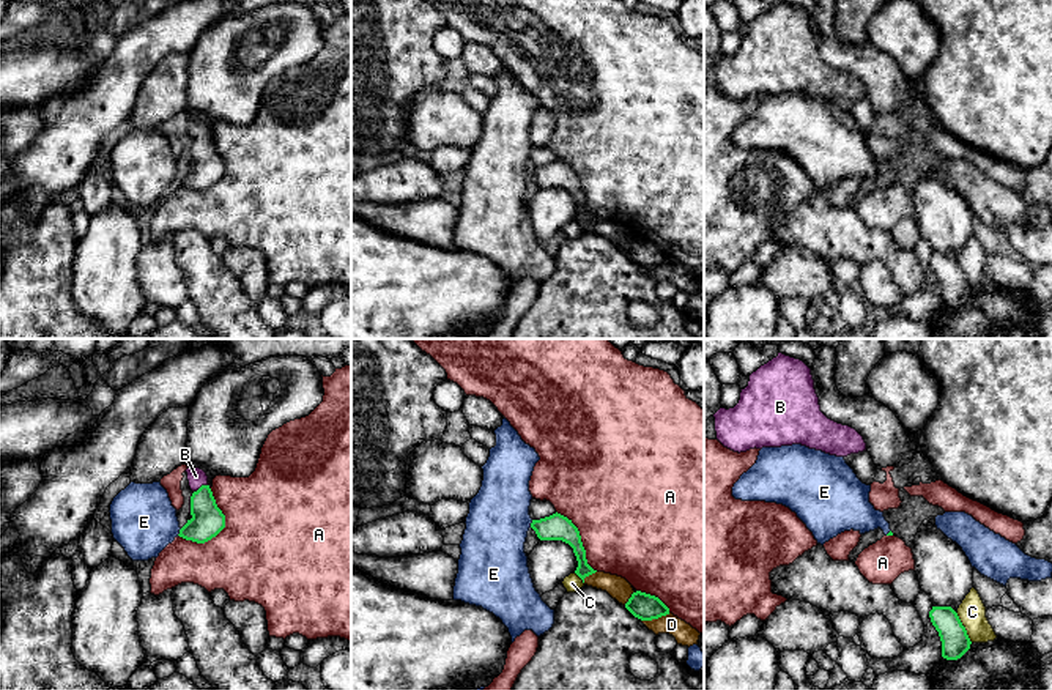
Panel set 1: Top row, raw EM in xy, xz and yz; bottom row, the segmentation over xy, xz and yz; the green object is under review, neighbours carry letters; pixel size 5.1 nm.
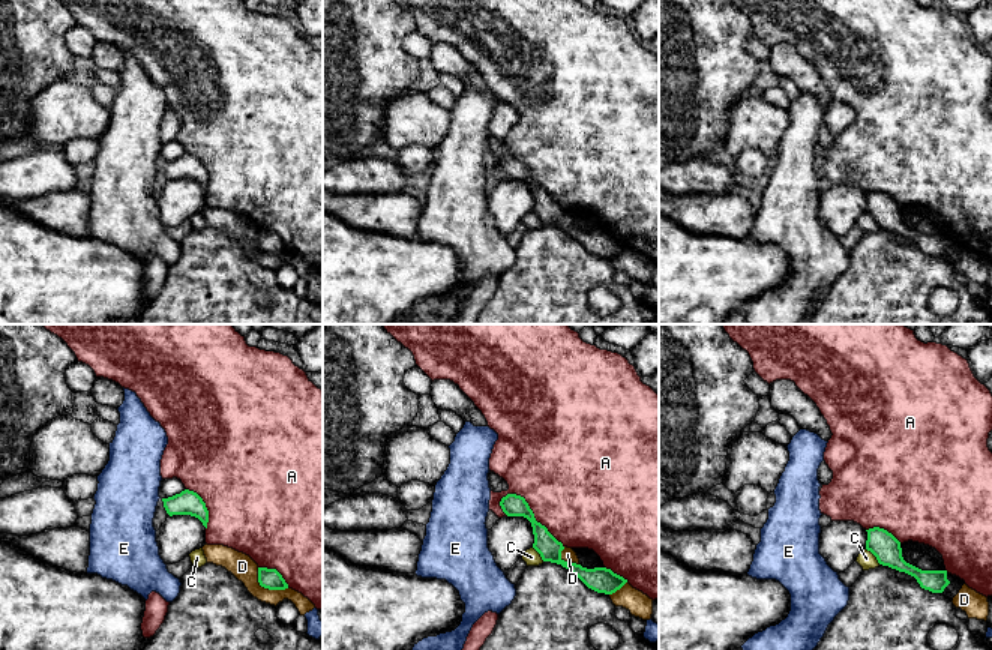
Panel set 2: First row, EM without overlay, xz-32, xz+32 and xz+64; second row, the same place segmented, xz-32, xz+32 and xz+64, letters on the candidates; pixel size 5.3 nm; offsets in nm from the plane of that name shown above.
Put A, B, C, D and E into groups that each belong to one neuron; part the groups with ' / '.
A / B / C / D / E

